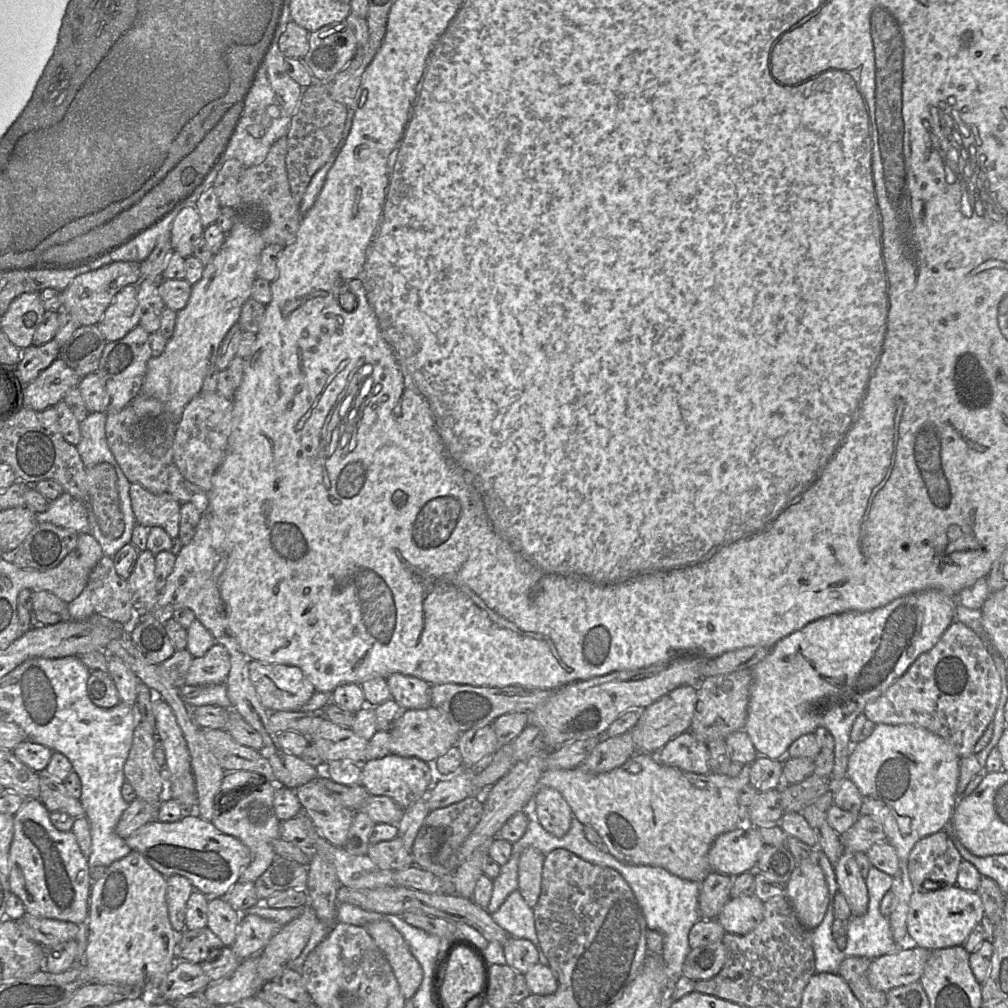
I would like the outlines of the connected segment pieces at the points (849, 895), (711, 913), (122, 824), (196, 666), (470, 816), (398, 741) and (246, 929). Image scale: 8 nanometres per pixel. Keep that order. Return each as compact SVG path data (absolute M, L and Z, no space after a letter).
M844 850L834 865L835 876L840 893L848 902L852 916L862 916L867 912L869 896L853 852Z
M712 871L700 884L698 909L700 918L716 919L730 899L733 877Z
M136 797L135 800L129 803L128 808L120 817L116 826L117 834L126 839L146 823L157 819L160 805L161 801L147 802Z
M215 643L202 657L192 659L185 685L220 684L226 681L231 668L227 649Z
M476 796L429 812L412 846L413 864L442 879L453 877L459 866L458 850L479 823L482 813L482 798Z
M436 707L405 710L395 727L389 731L390 754L414 757L433 765L435 760L452 746L456 746L460 732L447 715Z
M255 914L242 915L231 949L241 960L255 956L281 927Z

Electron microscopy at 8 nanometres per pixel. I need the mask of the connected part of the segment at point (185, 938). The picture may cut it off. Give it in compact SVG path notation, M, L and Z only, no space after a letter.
M207 926L183 930L178 937L177 960L191 963L208 962L221 953L224 944Z

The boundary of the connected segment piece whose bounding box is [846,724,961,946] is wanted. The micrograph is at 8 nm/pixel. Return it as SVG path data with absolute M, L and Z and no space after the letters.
M876 724L870 736L854 744L847 763L846 777L859 789L863 813L878 821L886 840L894 846L899 869L890 888L897 904L889 915L893 939L900 946L908 942L907 915L913 886L908 858L920 839L948 828L958 802L956 788L960 756L941 736L914 725Z

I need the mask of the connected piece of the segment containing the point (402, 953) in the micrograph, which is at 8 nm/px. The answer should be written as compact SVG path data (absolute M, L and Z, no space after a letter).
M388 921L370 922L364 928L388 960L404 998L410 1000L422 983L423 970L406 940Z

